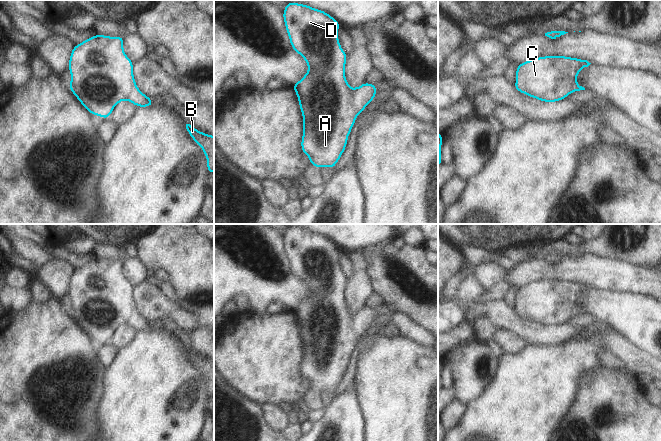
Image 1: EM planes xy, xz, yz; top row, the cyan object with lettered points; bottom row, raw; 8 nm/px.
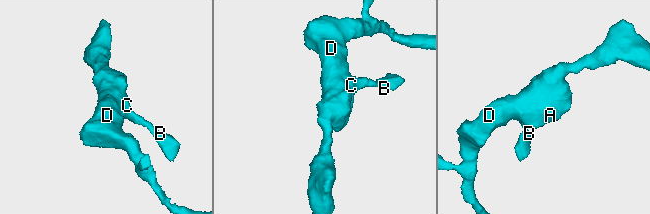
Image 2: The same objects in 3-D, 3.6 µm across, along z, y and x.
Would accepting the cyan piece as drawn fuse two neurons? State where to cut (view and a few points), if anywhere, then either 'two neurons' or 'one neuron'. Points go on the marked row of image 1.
no cut; one neuron

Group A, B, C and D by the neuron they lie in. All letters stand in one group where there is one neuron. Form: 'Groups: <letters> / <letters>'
Groups: A B C D

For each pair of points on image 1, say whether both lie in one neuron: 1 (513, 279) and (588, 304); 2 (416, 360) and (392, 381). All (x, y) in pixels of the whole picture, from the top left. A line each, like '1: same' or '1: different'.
1: different
2: same

